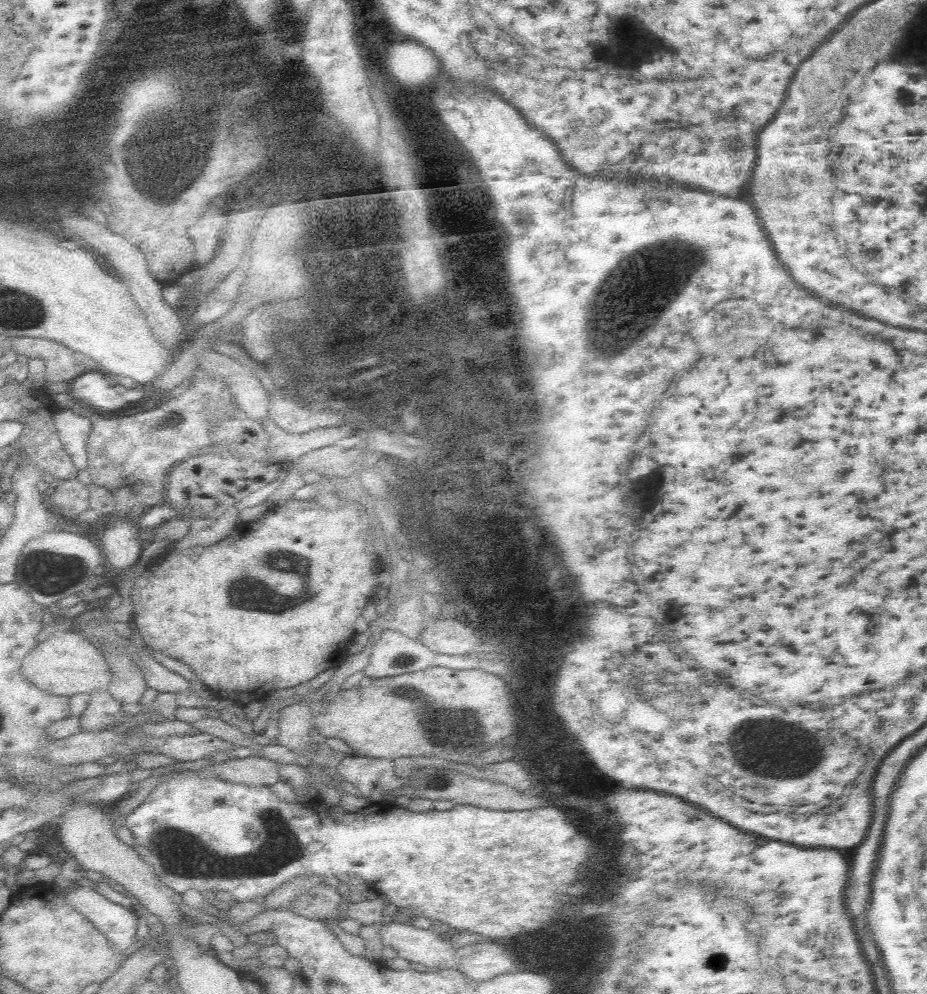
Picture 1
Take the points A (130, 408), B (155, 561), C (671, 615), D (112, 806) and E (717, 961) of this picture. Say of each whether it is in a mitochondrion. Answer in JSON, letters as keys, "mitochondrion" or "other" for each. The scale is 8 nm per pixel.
{"A":"other","B":"other","C":"other","D":"other","E":"mitochondrion"}

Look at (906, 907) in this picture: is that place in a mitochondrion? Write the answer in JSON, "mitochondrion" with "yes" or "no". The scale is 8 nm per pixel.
{"mitochondrion":"no"}

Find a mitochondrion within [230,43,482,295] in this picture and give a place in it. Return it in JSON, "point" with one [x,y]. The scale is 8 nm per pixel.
{"point":[296,137]}

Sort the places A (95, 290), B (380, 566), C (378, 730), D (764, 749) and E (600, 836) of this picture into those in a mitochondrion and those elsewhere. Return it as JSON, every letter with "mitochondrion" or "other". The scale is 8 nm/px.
{"A":"other","B":"other","C":"other","D":"mitochondrion","E":"other"}

